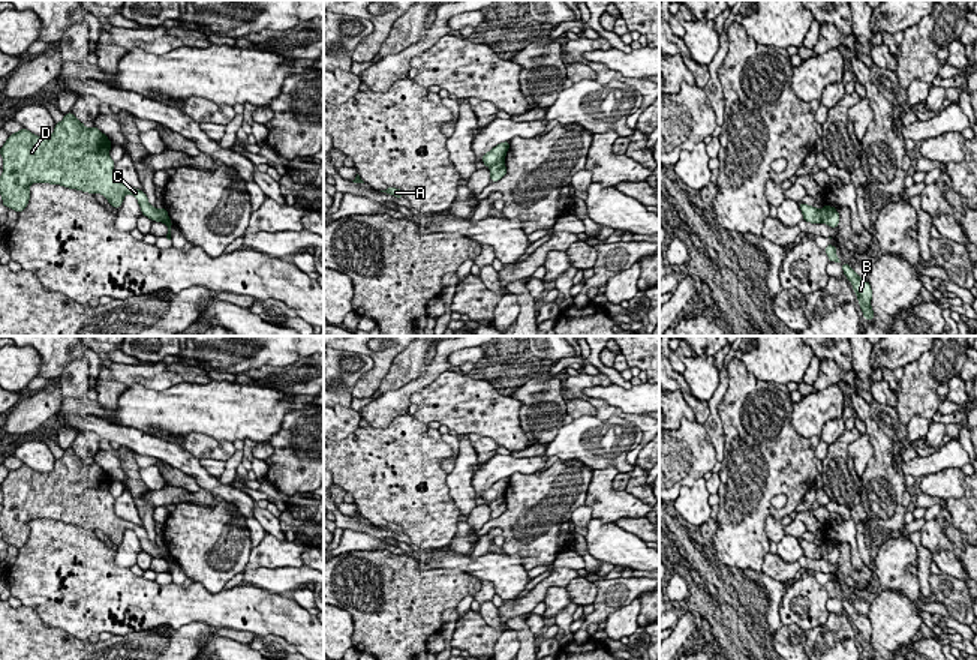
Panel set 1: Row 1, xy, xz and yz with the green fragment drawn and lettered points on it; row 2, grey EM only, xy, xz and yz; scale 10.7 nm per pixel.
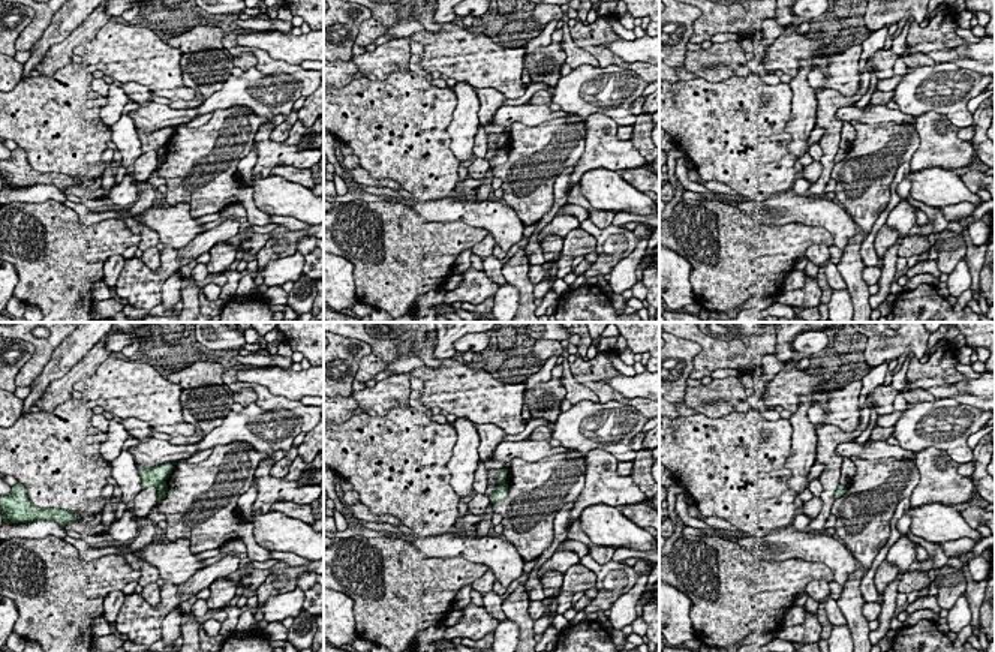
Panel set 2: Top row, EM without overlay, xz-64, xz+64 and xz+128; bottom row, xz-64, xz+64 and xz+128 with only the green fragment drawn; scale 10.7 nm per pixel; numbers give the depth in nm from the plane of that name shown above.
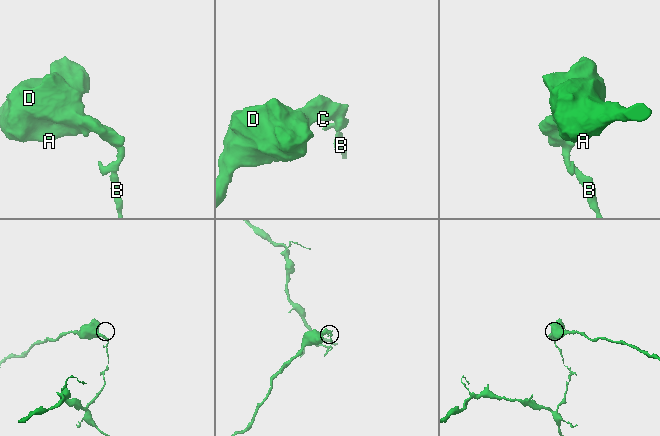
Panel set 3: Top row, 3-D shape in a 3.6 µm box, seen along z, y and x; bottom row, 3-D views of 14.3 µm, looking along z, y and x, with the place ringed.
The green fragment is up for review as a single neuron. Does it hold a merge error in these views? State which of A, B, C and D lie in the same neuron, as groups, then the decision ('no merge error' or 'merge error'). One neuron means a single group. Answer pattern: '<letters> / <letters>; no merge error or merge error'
A C D / B; merge error

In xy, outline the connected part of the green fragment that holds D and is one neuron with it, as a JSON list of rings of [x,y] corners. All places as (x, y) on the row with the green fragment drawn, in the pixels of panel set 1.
[[[72,112],[55,123],[51,136],[36,136],[27,129],[9,135],[0,148],[3,174],[0,177],[1,204],[22,212],[30,200],[31,183],[61,184],[90,194],[102,194],[118,208],[126,194],[133,195],[144,216],[163,222],[147,195],[114,177],[109,158],[111,141],[96,126],[87,129]]]

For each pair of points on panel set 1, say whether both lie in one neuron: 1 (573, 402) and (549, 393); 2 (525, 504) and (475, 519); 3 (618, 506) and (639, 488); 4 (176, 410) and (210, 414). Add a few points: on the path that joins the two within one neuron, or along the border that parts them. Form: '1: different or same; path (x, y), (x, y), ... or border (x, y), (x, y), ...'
1: different; border (561, 383), (561, 395), (568, 414)
2: different; border (492, 518), (486, 522)
3: different; border (625, 489), (643, 503)
4: same; path (185, 410), (201, 410)

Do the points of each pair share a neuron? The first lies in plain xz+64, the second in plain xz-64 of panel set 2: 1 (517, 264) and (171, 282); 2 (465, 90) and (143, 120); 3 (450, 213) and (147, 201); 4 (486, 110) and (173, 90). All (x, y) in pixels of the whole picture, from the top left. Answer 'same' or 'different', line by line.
1: different
2: different
3: different
4: different

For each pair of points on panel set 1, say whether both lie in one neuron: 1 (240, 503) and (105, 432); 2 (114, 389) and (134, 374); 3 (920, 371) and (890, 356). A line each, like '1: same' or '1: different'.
1: same
2: different
3: different

